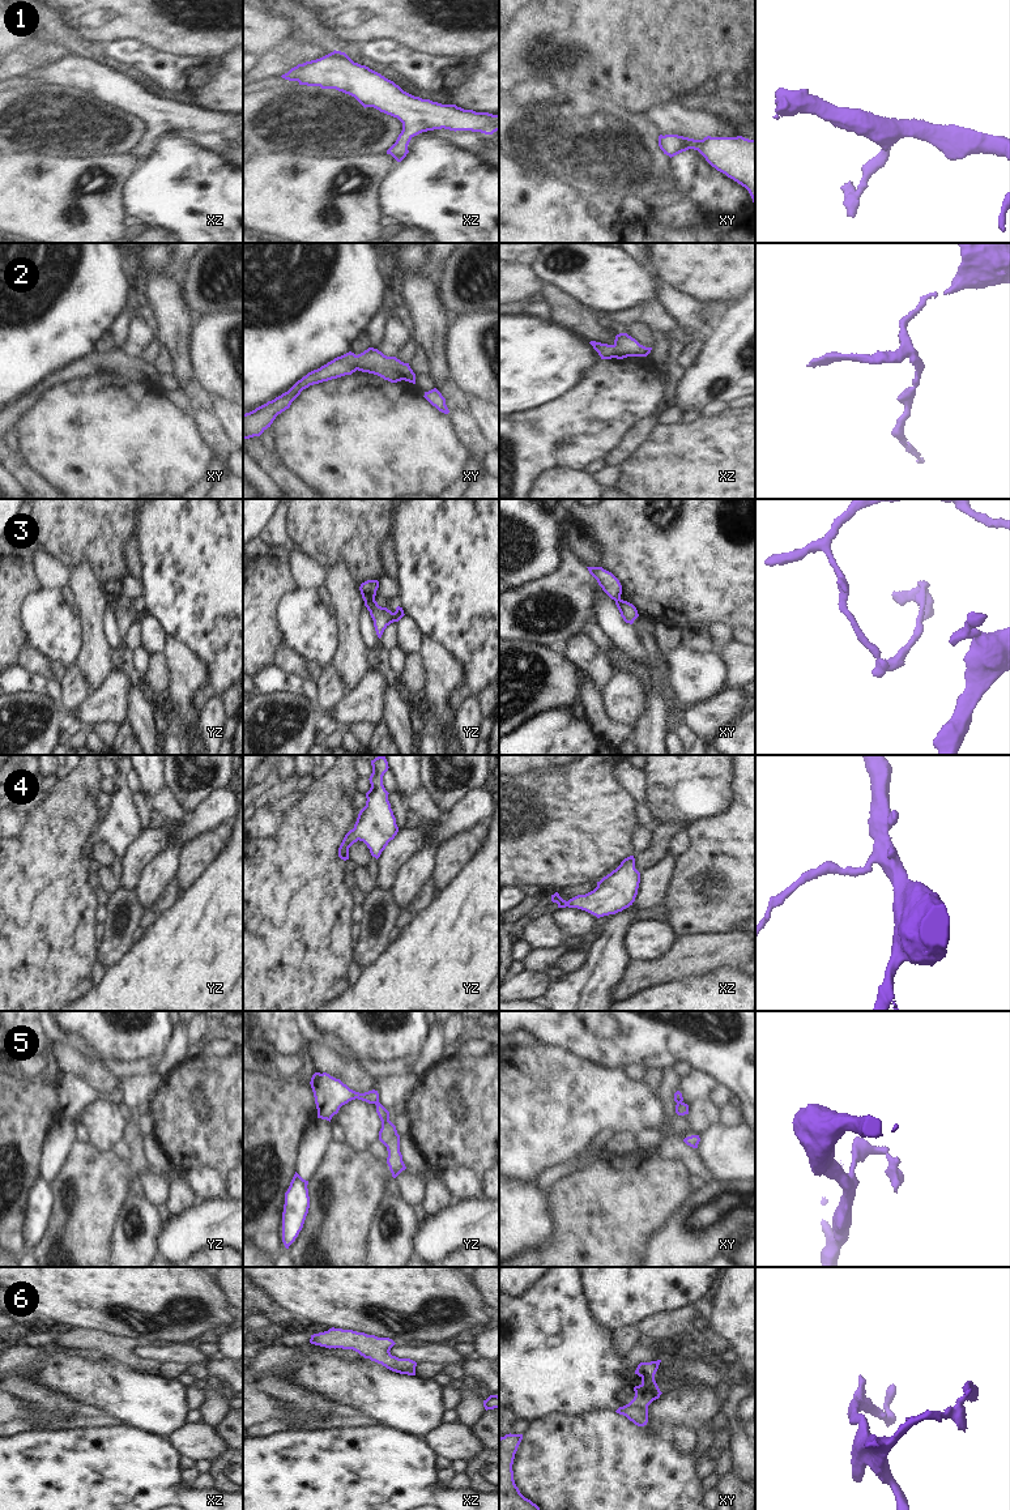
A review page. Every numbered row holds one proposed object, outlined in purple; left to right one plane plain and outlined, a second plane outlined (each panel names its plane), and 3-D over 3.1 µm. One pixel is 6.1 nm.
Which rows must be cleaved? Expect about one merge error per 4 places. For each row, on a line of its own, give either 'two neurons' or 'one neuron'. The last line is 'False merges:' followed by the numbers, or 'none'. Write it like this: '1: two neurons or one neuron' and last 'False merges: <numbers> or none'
1: one neuron
2: one neuron
3: two neurons
4: one neuron
5: two neurons
6: one neuron
False merges: 3, 5

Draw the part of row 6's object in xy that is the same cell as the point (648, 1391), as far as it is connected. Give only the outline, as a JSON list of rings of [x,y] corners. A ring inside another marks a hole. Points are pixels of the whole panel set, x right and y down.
[[[661,1360],[651,1362],[640,1362],[635,1370],[642,1378],[642,1383],[634,1387],[634,1399],[619,1407],[615,1412],[626,1416],[638,1426],[644,1426],[648,1422],[648,1406],[660,1398],[662,1394],[655,1381],[655,1374],[659,1369]]]

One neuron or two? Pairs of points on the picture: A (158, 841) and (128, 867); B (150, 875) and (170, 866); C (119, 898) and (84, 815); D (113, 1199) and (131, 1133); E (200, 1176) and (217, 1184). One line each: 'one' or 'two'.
A: one
B: one
C: two
D: one
E: one

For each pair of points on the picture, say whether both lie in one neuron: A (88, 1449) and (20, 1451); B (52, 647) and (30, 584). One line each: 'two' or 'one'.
A: one
B: two

